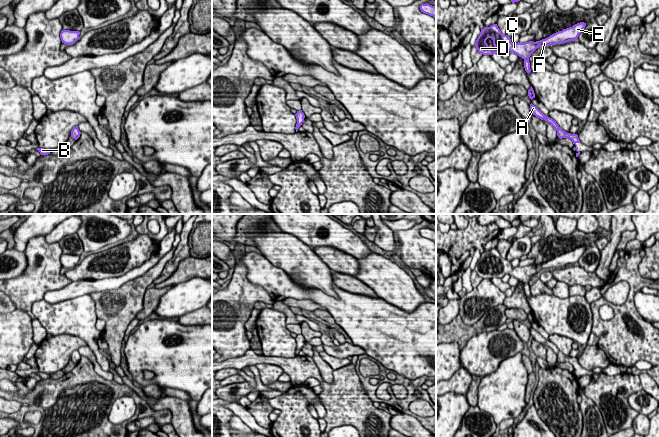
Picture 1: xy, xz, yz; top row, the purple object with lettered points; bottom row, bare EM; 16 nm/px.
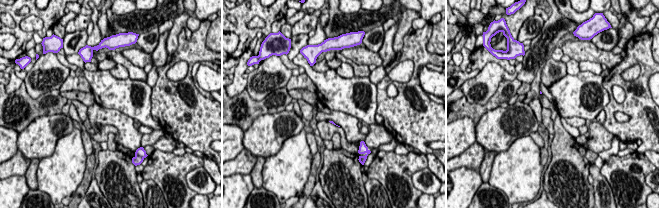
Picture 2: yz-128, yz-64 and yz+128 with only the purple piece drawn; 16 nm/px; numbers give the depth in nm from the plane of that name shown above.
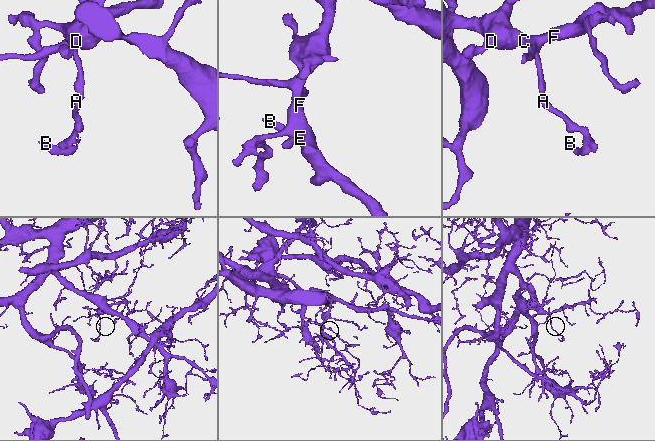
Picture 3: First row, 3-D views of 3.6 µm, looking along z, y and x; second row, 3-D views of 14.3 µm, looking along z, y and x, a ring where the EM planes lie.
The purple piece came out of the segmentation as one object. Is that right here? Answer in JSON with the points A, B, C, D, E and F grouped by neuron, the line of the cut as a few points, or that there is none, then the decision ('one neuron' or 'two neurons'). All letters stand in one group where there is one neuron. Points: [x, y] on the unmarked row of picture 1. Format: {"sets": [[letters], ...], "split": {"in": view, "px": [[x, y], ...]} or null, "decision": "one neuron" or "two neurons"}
{"sets": [["A", "C", "D", "E", "F"], ["B"]], "split": {"in": "yz", "px": [[557, 349], [556, 354]]}, "decision": "two neurons"}

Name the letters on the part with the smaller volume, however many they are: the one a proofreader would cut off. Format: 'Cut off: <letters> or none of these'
Cut off: B

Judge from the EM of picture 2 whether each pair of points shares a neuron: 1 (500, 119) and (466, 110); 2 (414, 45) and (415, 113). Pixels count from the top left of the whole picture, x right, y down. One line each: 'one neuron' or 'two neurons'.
1: two neurons
2: one neuron

